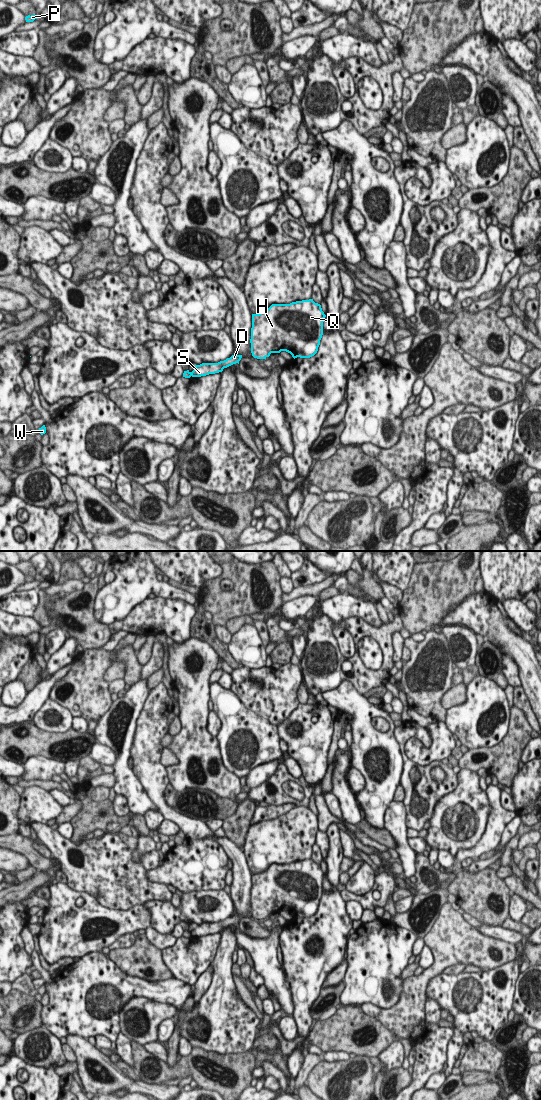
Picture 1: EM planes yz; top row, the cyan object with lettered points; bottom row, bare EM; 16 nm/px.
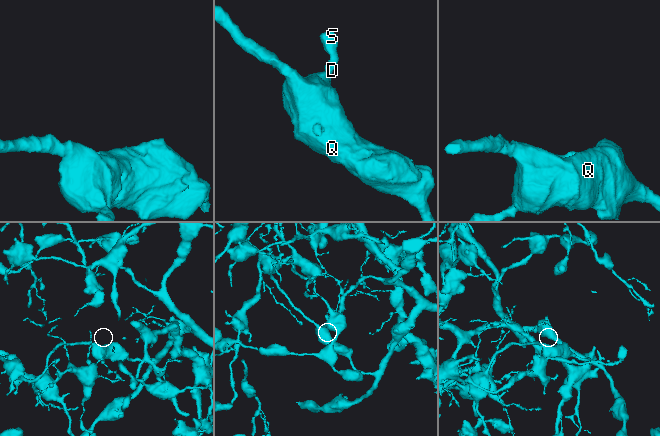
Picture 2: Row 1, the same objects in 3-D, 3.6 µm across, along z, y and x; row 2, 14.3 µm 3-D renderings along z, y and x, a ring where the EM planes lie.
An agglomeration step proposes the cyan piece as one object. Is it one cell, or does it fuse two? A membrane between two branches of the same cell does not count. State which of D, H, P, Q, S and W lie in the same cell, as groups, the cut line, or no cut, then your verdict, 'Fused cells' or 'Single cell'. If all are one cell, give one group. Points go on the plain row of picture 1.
Groups: D H Q S / P W. Split along yz (190, 932), (191, 935). Fused cells

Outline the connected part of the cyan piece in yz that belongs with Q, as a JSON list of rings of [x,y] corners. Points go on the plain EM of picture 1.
[[[313,859],[290,864],[272,864],[266,871],[252,874],[251,913],[254,918],[266,919],[271,913],[286,911],[295,919],[314,916],[323,895],[323,882],[326,875],[321,865]]]

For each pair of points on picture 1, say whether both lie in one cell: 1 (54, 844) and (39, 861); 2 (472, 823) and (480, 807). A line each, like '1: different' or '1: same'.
1: different
2: same

